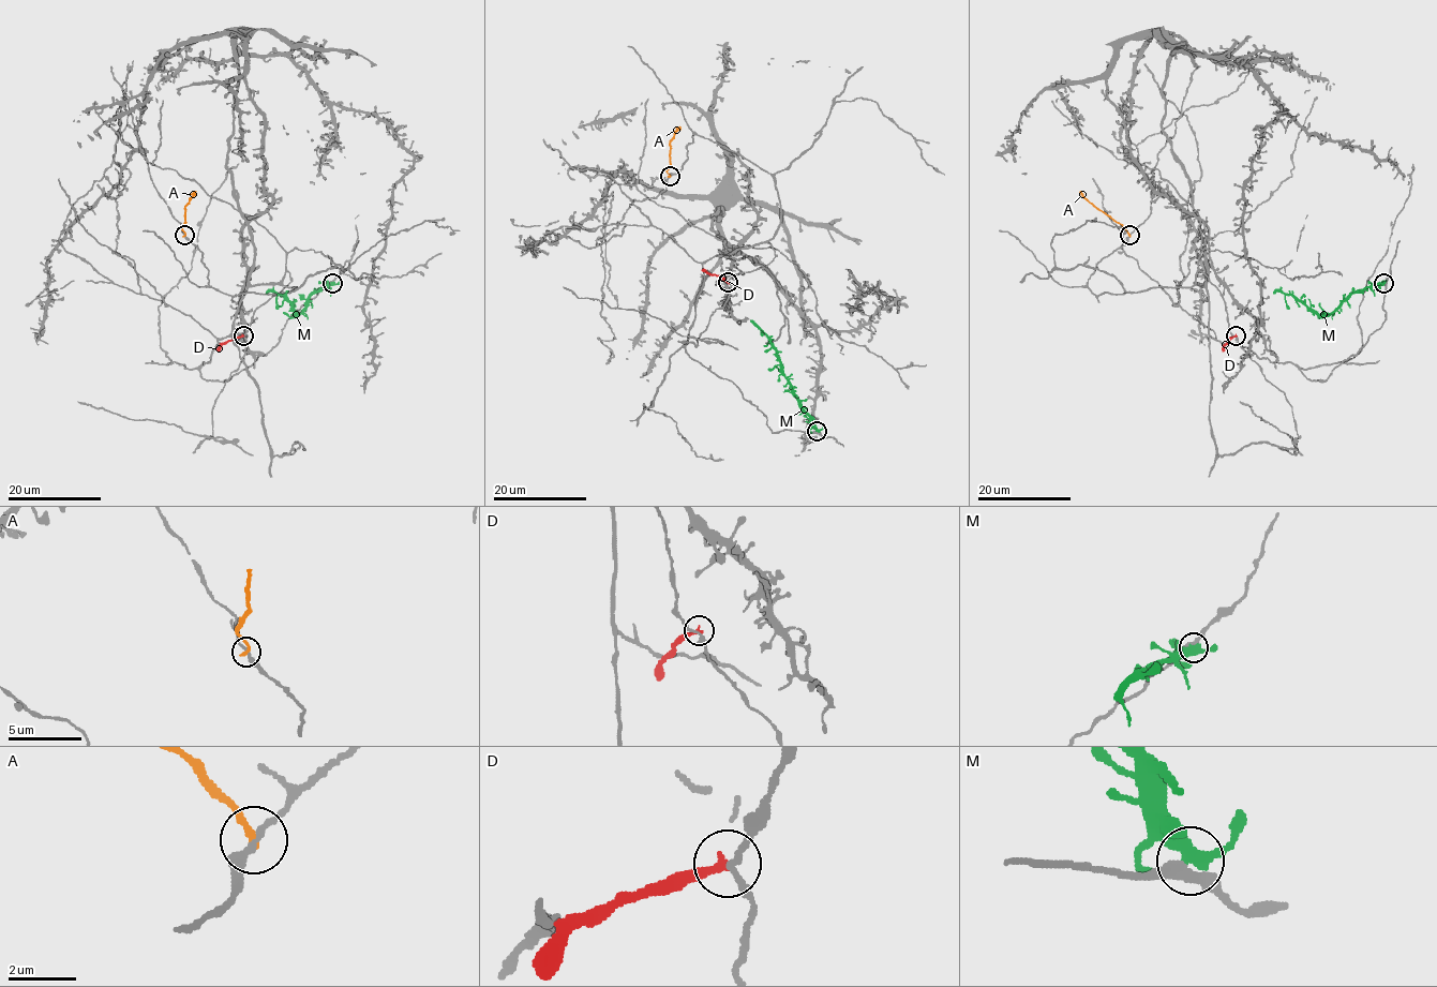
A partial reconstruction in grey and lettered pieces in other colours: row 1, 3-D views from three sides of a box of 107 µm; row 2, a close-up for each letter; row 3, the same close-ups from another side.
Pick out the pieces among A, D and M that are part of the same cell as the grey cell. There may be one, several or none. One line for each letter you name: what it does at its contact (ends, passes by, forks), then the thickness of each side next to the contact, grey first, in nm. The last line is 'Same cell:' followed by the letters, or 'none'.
Same cell: none

